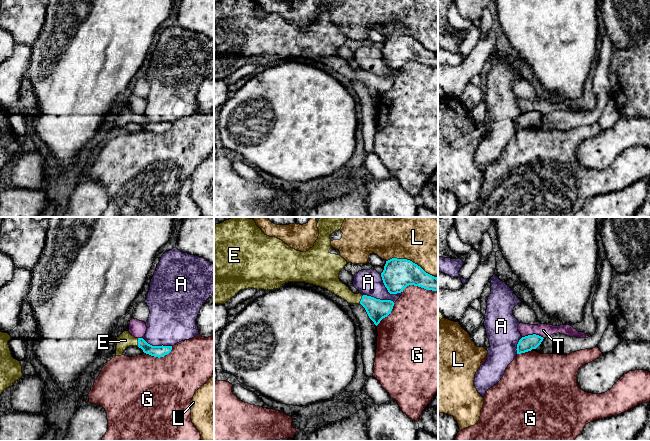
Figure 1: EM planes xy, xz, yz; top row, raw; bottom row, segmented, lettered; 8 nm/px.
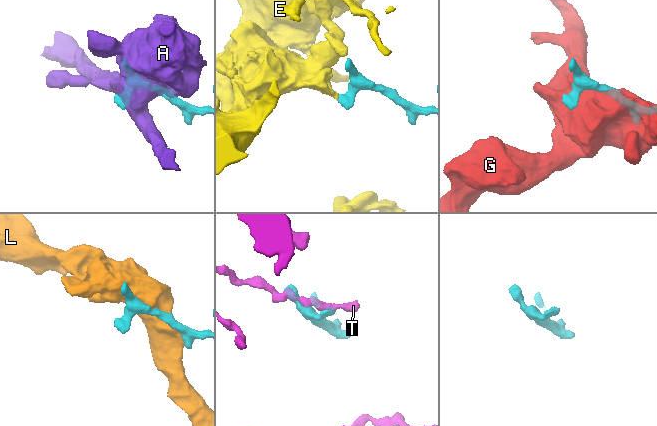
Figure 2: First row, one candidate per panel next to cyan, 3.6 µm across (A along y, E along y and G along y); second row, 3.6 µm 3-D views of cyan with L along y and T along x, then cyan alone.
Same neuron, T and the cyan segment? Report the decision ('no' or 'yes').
no

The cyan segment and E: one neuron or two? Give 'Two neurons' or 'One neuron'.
One neuron

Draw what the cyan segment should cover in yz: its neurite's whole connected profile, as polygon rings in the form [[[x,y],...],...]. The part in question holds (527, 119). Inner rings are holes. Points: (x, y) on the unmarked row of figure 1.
[[[536,110],[522,113],[517,120],[517,130],[525,129],[531,127],[532,125],[536,125],[541,120],[543,115],[543,113]]]

